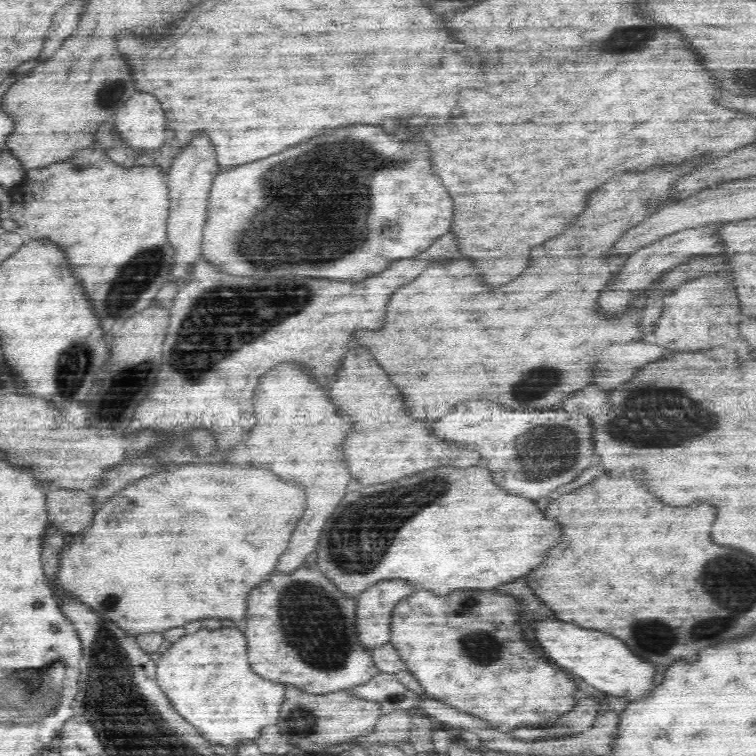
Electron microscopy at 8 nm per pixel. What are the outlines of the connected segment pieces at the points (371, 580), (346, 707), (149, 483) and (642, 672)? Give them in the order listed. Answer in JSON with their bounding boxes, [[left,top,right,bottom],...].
[[316,468,558,598],[276,687,380,754],[54,464,302,638],[530,618,654,700]]

